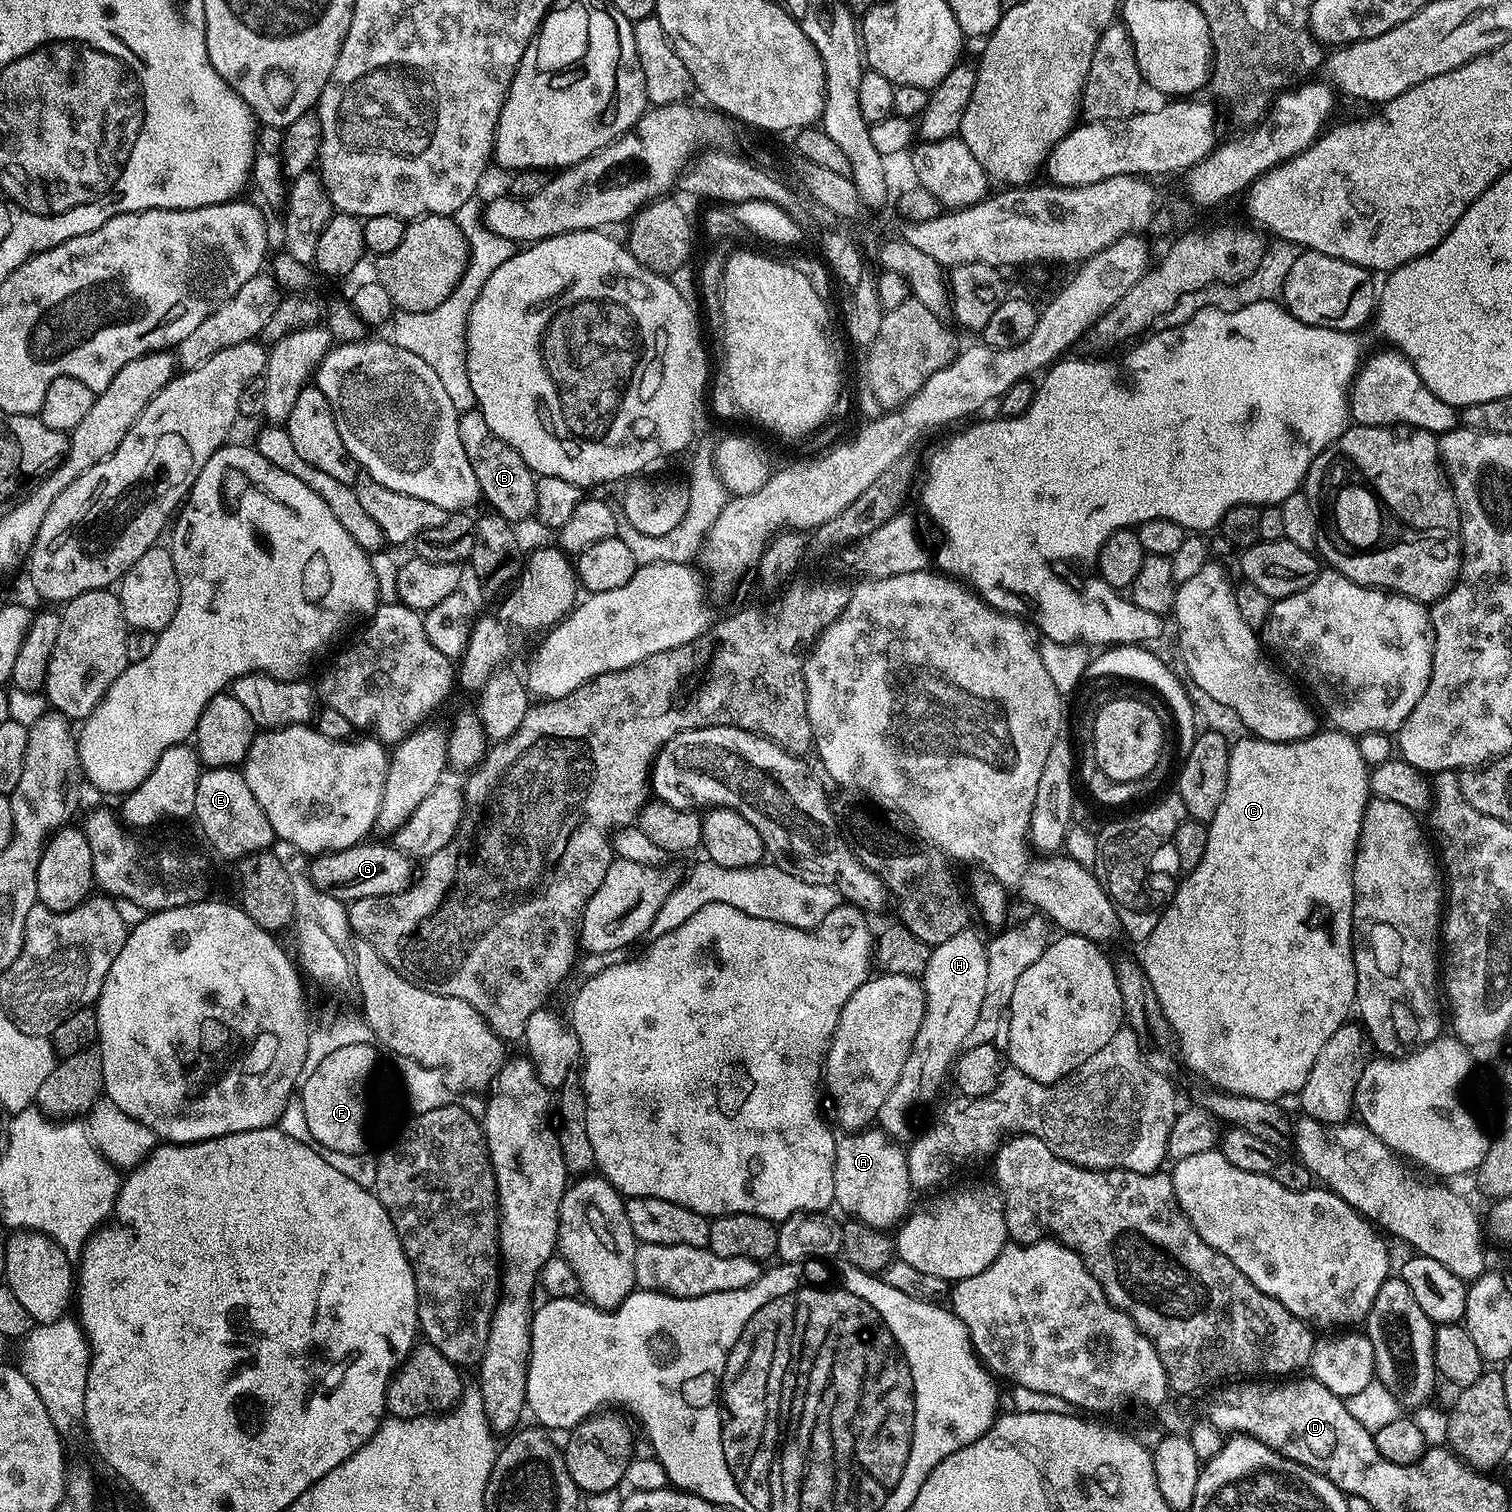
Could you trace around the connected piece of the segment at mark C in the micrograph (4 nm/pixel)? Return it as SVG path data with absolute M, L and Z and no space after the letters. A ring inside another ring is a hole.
M1339 730L1317 731L1308 736L1305 740L1294 740L1288 744L1282 742L1266 741L1257 738L1247 738L1231 745L1228 754L1228 781L1226 782L1226 794L1222 806L1218 806L1218 814L1208 824L1208 837L1206 838L1206 854L1202 854L1202 862L1190 873L1187 873L1177 883L1174 898L1168 903L1168 909L1158 918L1158 926L1154 926L1154 934L1150 934L1148 940L1143 941L1144 960L1142 967L1146 978L1150 978L1150 986L1154 986L1154 994L1158 994L1158 1002L1162 1002L1162 1014L1169 1020L1180 1045L1180 1055L1183 1063L1188 1064L1197 1072L1196 1076L1203 1081L1208 1081L1213 1086L1222 1088L1234 1095L1246 1095L1249 1098L1271 1100L1275 1102L1283 1101L1283 1096L1299 1093L1301 1086L1310 1078L1310 1066L1314 1066L1314 1058L1318 1058L1318 1050L1326 1046L1330 1039L1330 1034L1338 1030L1354 1012L1356 1003L1356 971L1354 970L1354 958L1352 957L1352 911L1354 910L1354 882L1352 881L1352 867L1356 857L1356 847L1360 841L1360 831L1362 830L1362 820L1366 814L1366 808L1370 799L1370 764L1364 761L1364 756L1360 753L1360 748L1355 739L1347 732Z

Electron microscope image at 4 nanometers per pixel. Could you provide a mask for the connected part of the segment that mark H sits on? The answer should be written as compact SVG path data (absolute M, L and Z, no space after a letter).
M963 928L954 938L946 938L946 942L935 945L922 973L926 999L924 1021L906 1058L906 1066L902 1066L898 1083L890 1090L890 1098L882 1102L878 1117L879 1127L897 1141L913 1139L912 1119L923 1104L930 1103L939 1094L944 1079L947 1076L949 1079L956 1057L965 1047L964 1039L975 1030L980 1011L985 1011L988 946L985 937L980 937L974 928Z

